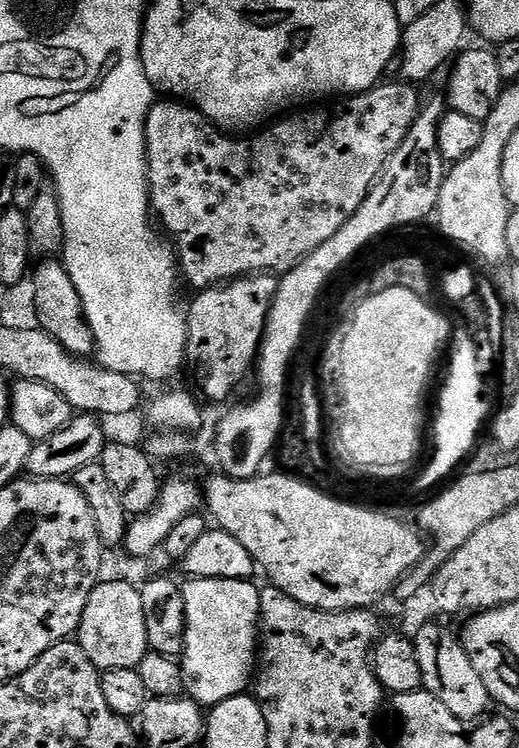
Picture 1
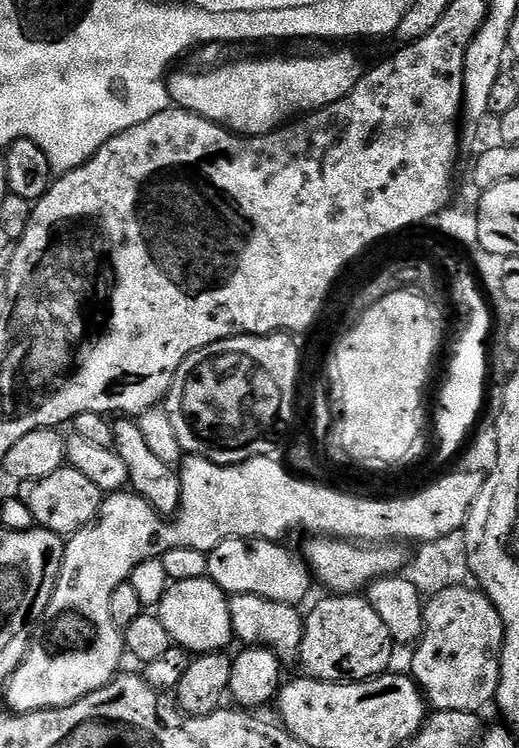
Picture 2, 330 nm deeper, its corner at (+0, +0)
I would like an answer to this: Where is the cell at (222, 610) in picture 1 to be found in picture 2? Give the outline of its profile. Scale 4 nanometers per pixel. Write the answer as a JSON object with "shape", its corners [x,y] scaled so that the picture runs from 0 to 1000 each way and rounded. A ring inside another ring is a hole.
{"shape":[[[366,773],[366,778],[331,778],[326,779],[324,787],[320,789],[320,794],[312,799],[312,805],[304,809],[304,822],[308,830],[312,832],[312,837],[320,837],[320,842],[328,848],[328,853],[331,854],[333,862],[341,866],[355,868],[356,872],[364,874],[391,874],[395,872],[430,872],[441,864],[439,860],[449,860],[451,852],[447,849],[447,833],[443,832],[443,810],[439,809],[439,803],[443,801],[441,793],[430,791],[426,786],[416,782],[410,775],[399,773]]]}

